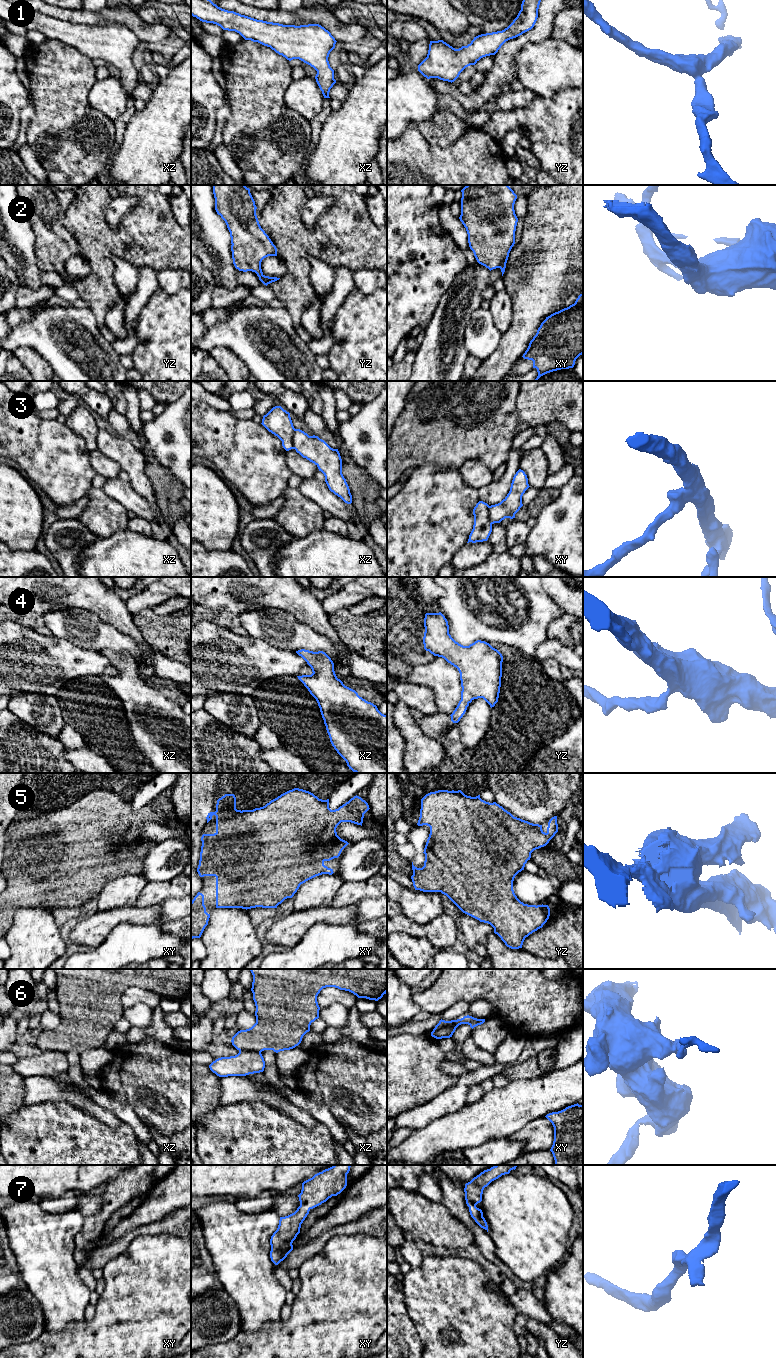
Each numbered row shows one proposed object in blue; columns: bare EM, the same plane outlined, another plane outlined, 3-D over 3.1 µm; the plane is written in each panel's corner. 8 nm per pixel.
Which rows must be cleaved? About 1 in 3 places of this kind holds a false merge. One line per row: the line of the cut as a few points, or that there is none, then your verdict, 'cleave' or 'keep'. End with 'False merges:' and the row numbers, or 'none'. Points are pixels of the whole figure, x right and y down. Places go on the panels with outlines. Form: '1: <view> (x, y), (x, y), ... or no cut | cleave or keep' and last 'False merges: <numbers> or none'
1: no cut | keep
2: no cut | keep
3: xz (295, 429), (293, 448) | cleave
4: no cut | keep
5: no cut | keep
6: xz (239, 1050), (257, 1050), (260, 1052) | cleave
7: no cut | keep
False merges: 3, 6

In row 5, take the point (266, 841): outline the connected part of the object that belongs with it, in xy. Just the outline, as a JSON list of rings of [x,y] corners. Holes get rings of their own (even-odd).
[[[294,788],[263,807],[241,811],[236,809],[235,795],[225,794],[217,800],[216,811],[206,817],[208,823],[213,815],[216,816],[216,832],[201,837],[197,872],[200,877],[216,877],[216,908],[277,908],[285,899],[292,898],[301,884],[316,876],[334,873],[324,862],[338,858],[349,844],[337,835],[337,826],[341,822],[362,826],[364,814],[369,809],[368,803],[356,795],[338,809],[331,810],[329,799],[322,800],[309,791]]]

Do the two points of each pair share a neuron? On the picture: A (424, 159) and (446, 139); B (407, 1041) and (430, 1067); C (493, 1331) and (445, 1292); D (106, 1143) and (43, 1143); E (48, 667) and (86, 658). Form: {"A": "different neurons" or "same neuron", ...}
{"A": "different neurons", "B": "same neuron", "C": "same neuron", "D": "same neuron", "E": "same neuron"}

